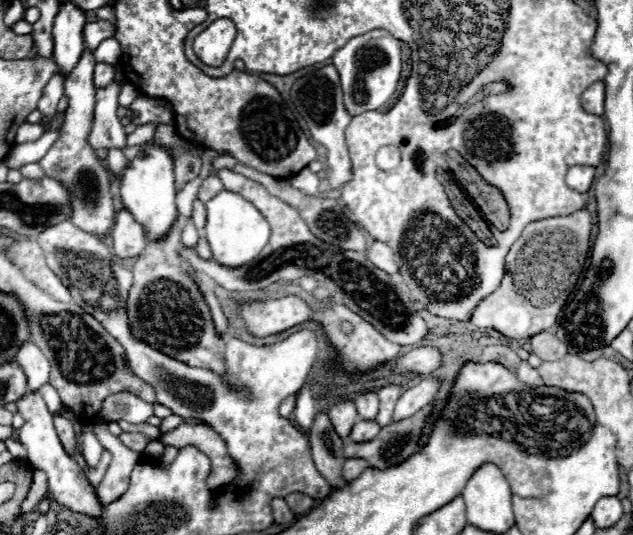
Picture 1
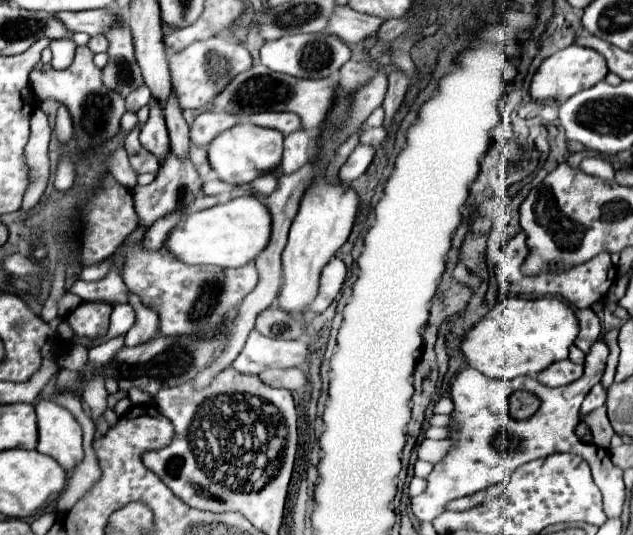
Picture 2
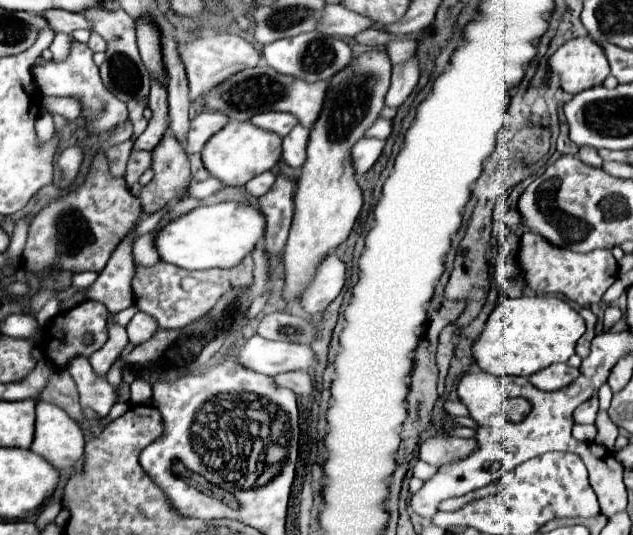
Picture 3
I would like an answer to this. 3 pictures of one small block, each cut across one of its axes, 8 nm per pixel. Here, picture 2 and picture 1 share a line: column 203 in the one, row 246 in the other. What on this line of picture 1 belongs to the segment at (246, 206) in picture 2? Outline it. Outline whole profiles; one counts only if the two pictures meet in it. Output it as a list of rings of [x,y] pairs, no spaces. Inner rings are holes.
[[[224,188],[206,204],[204,236],[212,248],[212,256],[220,264],[236,268],[236,266],[250,262],[252,258],[256,258],[256,254],[262,252],[262,248],[266,246],[270,238],[270,224],[266,222],[266,218],[258,212],[258,208],[252,202]]]

